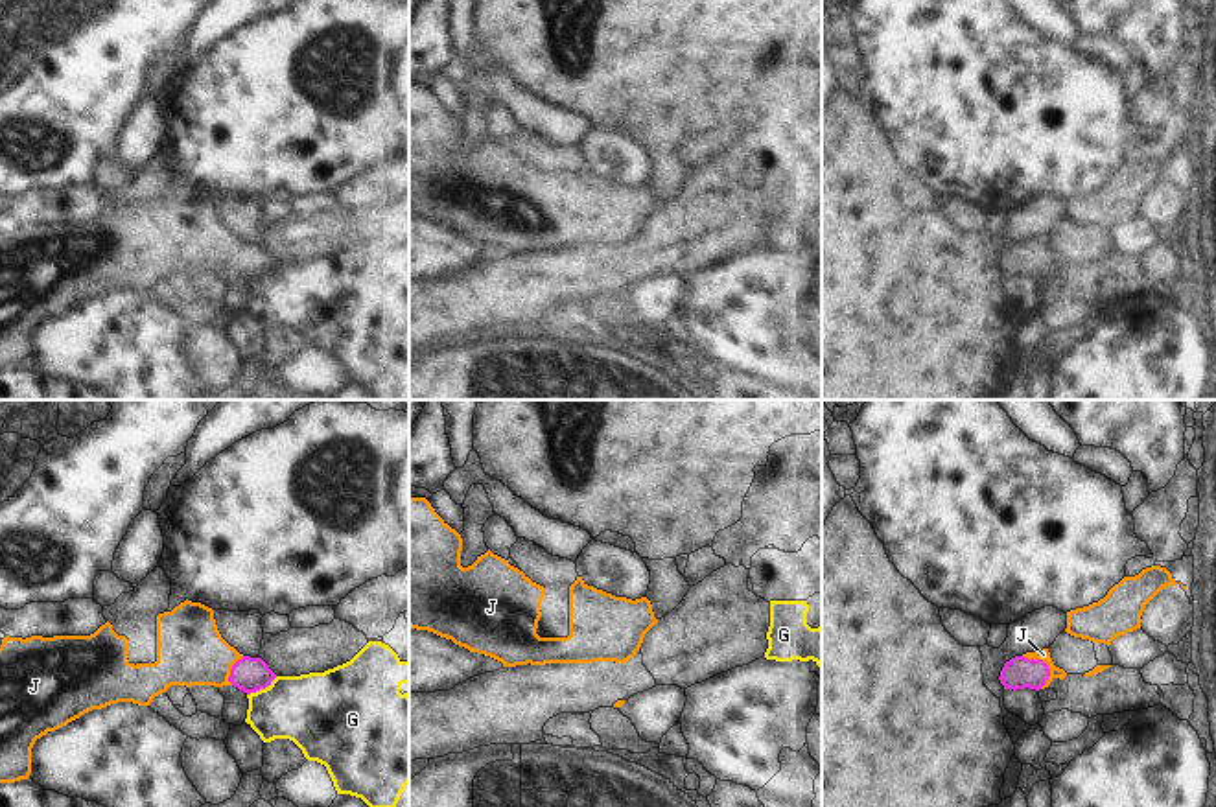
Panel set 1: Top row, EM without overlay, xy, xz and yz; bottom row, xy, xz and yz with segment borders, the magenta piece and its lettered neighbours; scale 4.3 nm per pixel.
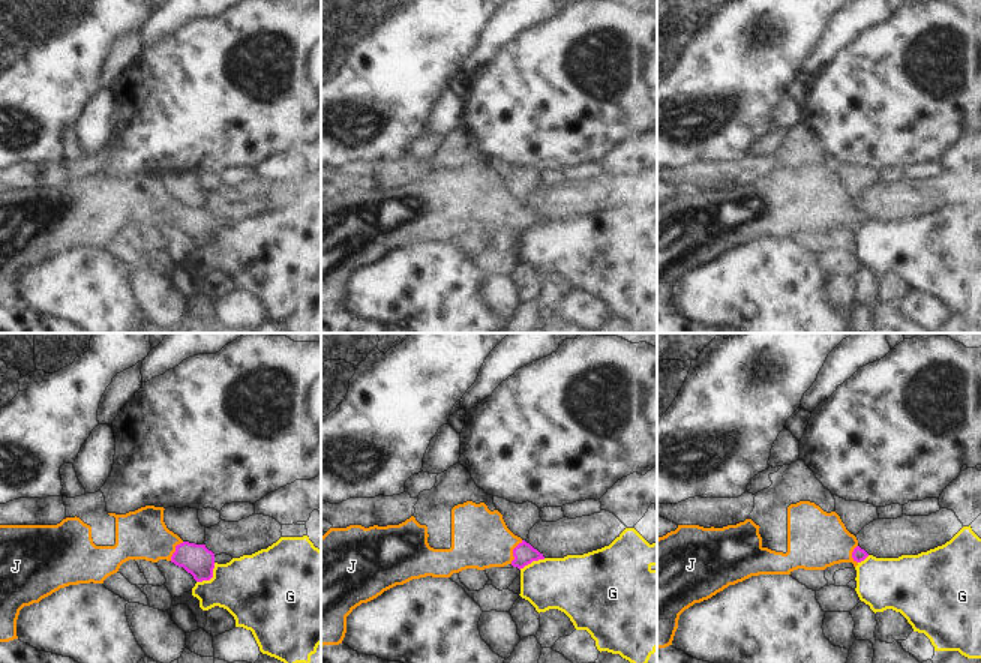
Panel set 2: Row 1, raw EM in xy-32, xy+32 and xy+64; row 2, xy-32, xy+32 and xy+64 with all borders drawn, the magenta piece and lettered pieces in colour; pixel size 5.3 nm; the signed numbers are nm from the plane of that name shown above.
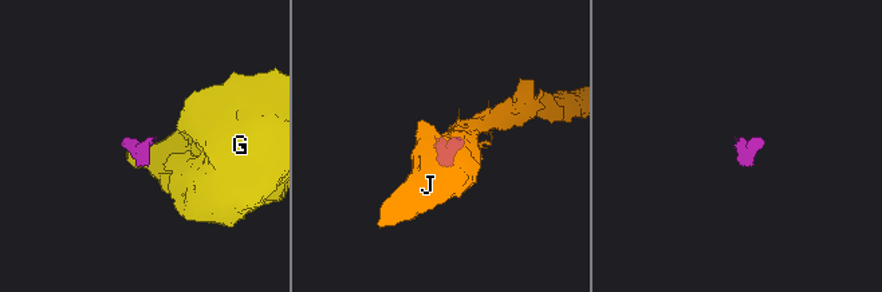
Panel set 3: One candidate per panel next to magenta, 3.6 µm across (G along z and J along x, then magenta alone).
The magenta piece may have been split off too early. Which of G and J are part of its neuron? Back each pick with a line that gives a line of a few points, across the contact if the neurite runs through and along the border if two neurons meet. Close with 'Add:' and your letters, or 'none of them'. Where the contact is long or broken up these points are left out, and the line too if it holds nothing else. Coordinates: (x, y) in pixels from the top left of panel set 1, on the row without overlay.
J: line yz (1017, 260), (1047, 253), (1043, 242)
Add: J

